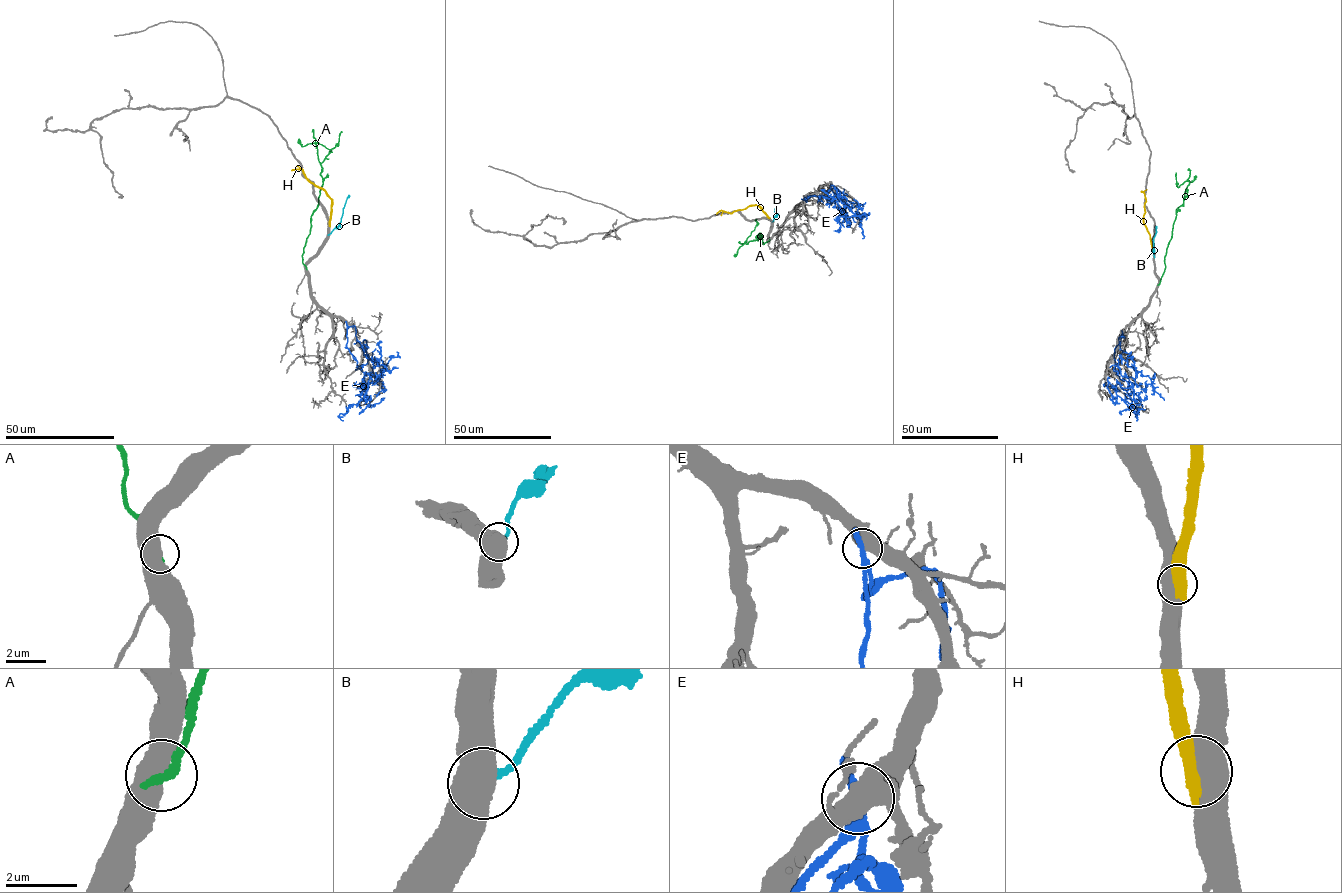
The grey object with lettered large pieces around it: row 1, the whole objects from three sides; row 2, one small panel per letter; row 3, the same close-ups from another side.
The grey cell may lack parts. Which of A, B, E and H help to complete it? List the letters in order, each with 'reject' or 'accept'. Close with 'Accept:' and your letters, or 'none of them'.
A: reject
B: reject
E: reject
H: reject
Accept: none of them

